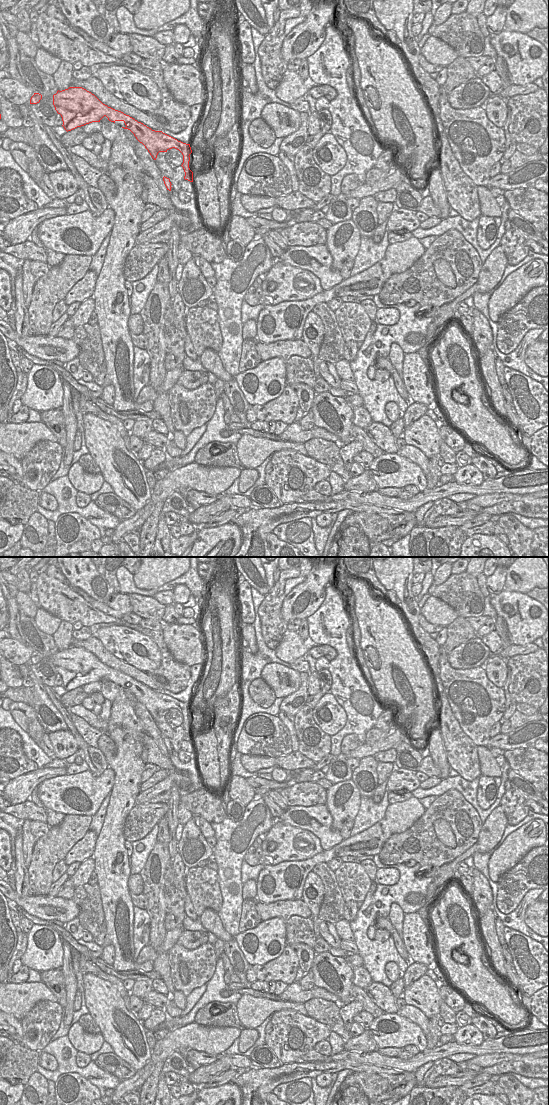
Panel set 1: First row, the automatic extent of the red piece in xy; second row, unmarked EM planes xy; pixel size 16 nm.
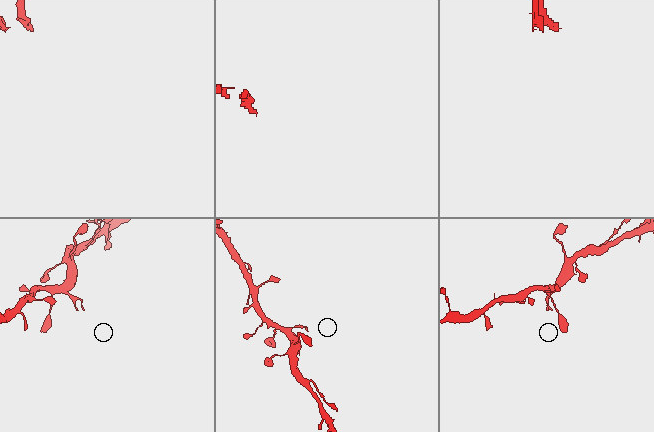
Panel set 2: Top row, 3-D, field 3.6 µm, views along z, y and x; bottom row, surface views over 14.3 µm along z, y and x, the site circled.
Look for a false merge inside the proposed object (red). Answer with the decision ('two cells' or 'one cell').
one cell

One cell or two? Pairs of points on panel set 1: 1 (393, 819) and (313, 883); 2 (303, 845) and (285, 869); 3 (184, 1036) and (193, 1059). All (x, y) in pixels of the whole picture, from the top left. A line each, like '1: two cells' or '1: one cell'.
1: two cells
2: two cells
3: two cells

